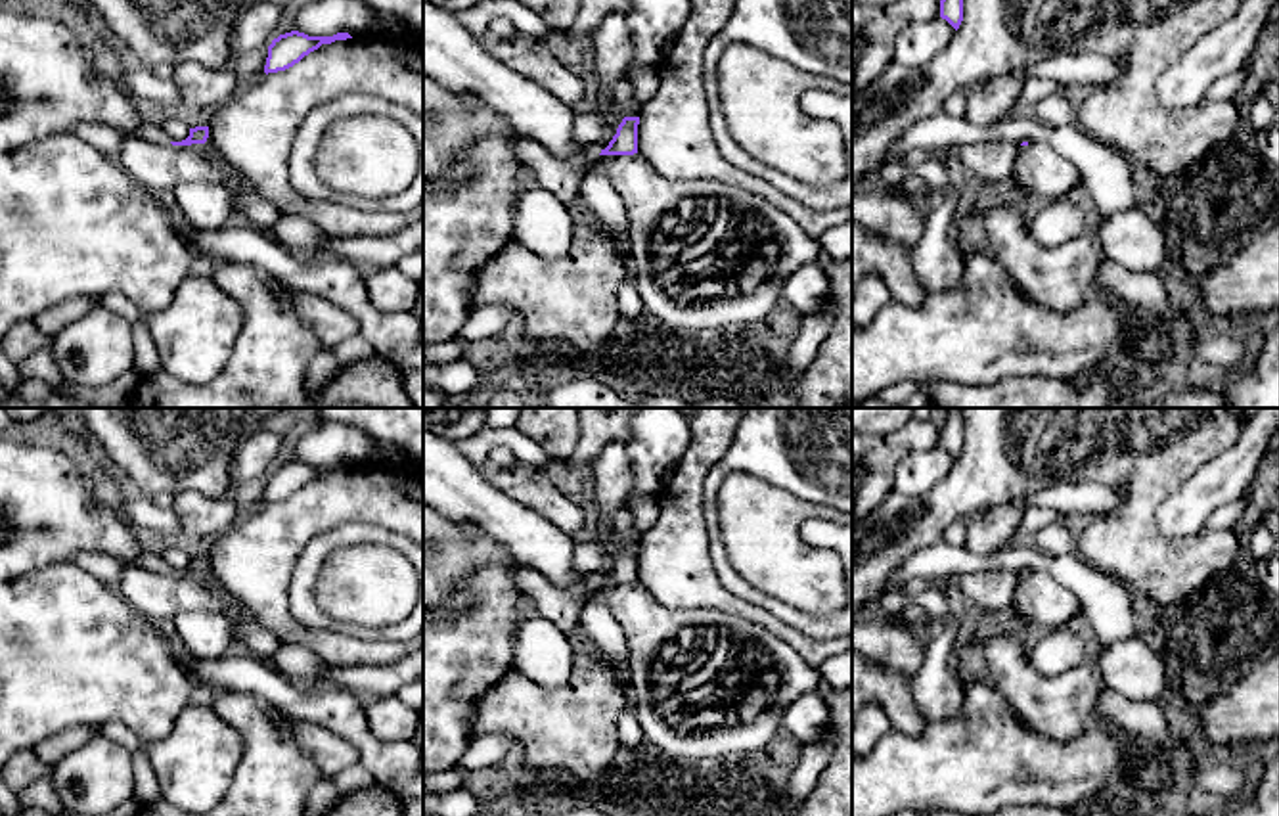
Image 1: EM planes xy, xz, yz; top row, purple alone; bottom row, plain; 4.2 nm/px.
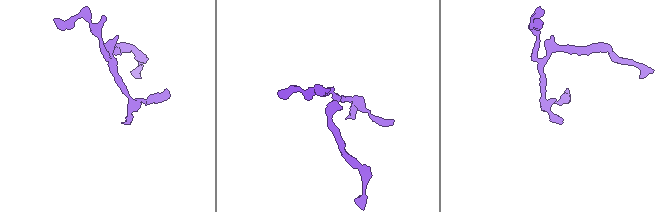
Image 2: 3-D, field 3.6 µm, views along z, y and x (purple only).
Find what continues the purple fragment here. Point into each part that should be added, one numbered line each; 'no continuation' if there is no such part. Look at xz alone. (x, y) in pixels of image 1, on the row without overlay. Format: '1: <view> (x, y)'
1: xz (561, 606)

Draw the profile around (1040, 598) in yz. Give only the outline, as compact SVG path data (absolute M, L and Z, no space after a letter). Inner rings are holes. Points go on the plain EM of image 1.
M1028 571L1017 578L1011 607L1021 619L1051 632L1070 626L1080 601L1047 571Z

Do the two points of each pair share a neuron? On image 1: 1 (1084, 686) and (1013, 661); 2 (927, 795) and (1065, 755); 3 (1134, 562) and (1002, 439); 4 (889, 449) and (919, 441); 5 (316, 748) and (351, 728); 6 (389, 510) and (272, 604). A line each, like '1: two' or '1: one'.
1: one
2: one
3: one
4: one
5: two
6: one

